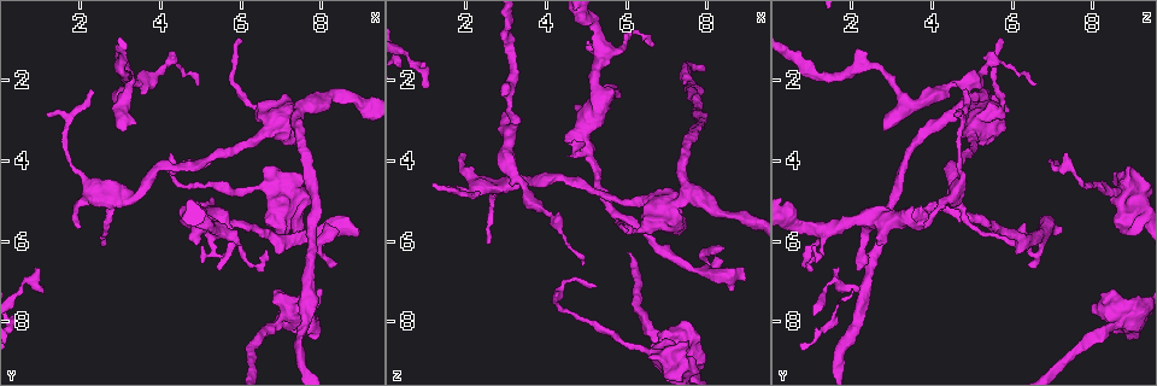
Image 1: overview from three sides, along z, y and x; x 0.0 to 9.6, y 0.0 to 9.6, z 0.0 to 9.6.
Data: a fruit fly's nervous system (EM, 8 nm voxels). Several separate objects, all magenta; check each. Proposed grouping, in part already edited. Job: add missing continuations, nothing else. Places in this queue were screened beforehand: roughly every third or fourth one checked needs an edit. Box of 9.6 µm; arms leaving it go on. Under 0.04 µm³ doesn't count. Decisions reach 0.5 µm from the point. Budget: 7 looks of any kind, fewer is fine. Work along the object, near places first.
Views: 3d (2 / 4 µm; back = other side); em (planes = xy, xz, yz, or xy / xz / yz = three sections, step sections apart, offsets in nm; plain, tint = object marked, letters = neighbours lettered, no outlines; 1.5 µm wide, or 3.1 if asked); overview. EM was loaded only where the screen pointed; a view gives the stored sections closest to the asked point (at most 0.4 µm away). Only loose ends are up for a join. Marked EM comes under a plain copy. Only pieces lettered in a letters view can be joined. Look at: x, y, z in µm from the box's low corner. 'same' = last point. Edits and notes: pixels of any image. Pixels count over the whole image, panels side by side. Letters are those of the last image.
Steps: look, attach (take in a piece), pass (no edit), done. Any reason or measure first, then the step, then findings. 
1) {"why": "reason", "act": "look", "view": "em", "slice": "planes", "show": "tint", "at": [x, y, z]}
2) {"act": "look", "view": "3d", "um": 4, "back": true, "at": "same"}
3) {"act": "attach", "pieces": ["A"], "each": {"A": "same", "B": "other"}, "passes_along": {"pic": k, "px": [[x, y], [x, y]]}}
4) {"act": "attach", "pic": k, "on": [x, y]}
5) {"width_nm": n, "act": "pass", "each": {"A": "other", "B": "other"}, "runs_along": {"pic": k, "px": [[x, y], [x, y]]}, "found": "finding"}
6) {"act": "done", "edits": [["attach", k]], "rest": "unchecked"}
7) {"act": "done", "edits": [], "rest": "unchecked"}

{"why": "free end", "act": "look", "view": "em", "slice": "xz", "step": 4, "show": "tint", "at": [1.95, 5.65, 3.85]}

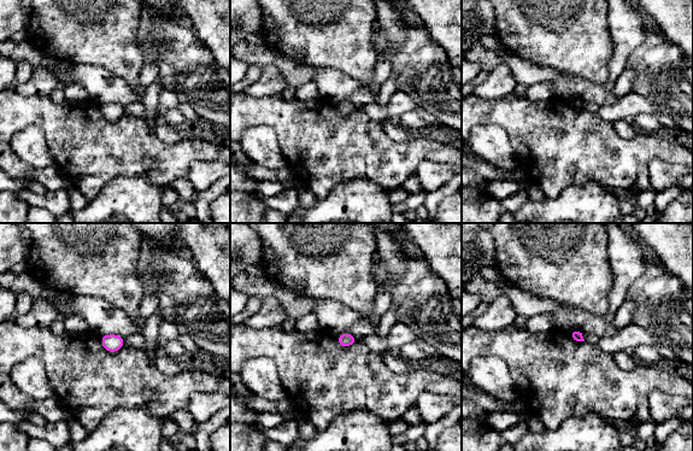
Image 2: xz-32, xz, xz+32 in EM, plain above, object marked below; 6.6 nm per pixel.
{"act": "look", "view": "em", "slice": "planes", "show": "tint", "at": "same"}

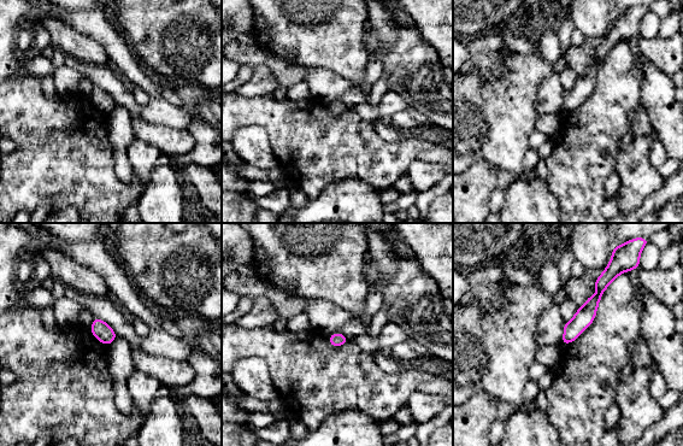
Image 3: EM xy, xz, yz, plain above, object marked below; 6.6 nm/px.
{"why": "see the neighbours", "act": "look", "view": "em", "slice": "planes", "show": "letters", "at": "same"}

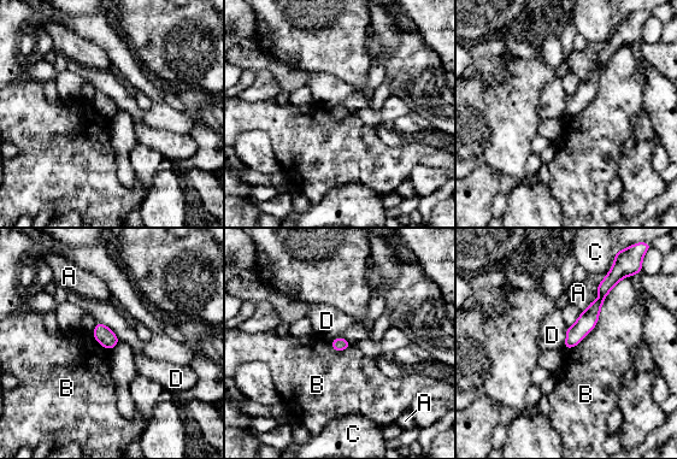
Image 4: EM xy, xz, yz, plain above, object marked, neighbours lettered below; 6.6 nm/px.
{"width_nm": 100, "act": "pass", "each": {"A": "other", "B": "other", "C": "other", "D": "other"}, "border": {"pic": 4, "px": [[623, 277], [596, 324], [564, 351]]}, "found": "no lettered piece goes on from it"}

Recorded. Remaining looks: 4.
{"why": "thin end", "act": "look", "view": "em", "slice": "planes", "show": "letters", "at": [1.25, 2.75, 4.60]}

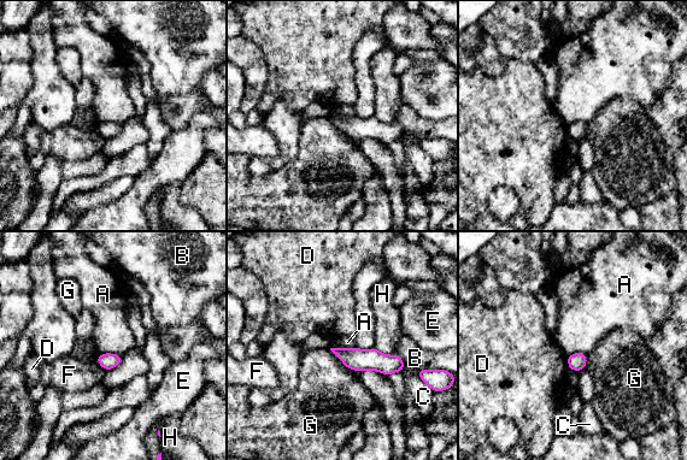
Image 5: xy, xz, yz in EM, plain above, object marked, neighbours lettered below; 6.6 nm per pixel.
{"act": "pass", "each": {"A": "other", "B": "other", "C": "other", "D": "other", "E": "other", "F": "other", "G": "other", "H": "other"}, "runs_along": {"pic": 5, "px": [[336, 351], [400, 367]]}, "found": "no lettered piece goes on from it"}

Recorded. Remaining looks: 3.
{"why": "an open end", "act": "look", "view": "em", "slice": "yz", "step": 4, "show": "tint", "at": [2.55, 6.05, 6.05]}

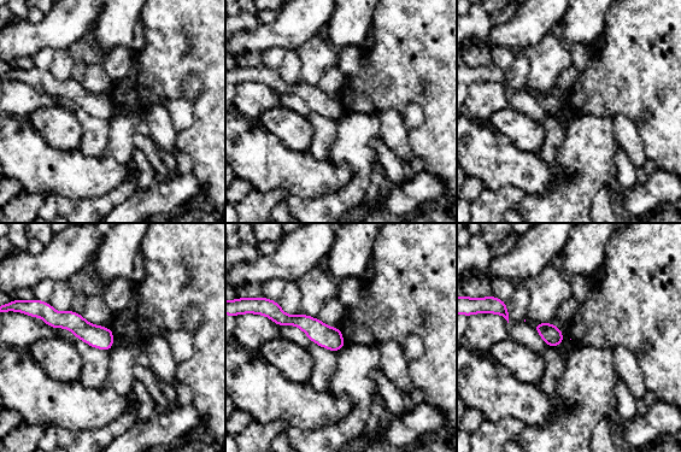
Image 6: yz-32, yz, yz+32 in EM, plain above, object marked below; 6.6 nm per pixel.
{"act": "look", "view": "em", "slice": "planes", "show": "letters", "at": "same"}

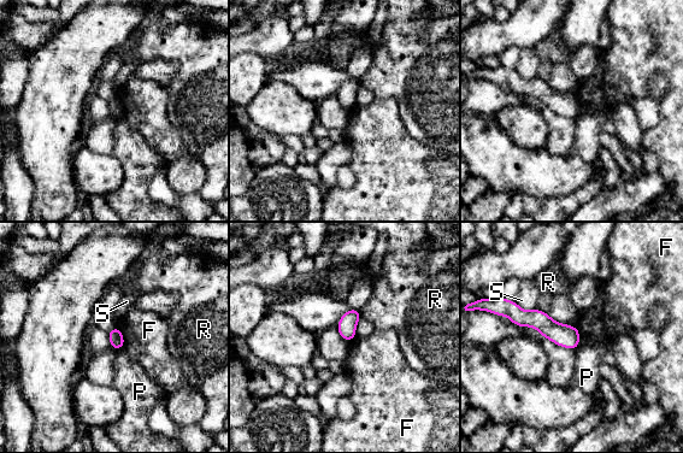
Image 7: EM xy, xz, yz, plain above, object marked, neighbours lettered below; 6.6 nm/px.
{"longest_contact_nm": ["S", 160], "act": "pass", "each": {"F": "other", "P": "other", "R": "other", "S": "other"}, "runs_along": {"pic": 7, "px": [[508, 312], [540, 319], [576, 342]]}, "found": "no lettered piece goes on from it"}

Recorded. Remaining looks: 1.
{"act": "done", "edits": [], "rest": "unchecked"}

